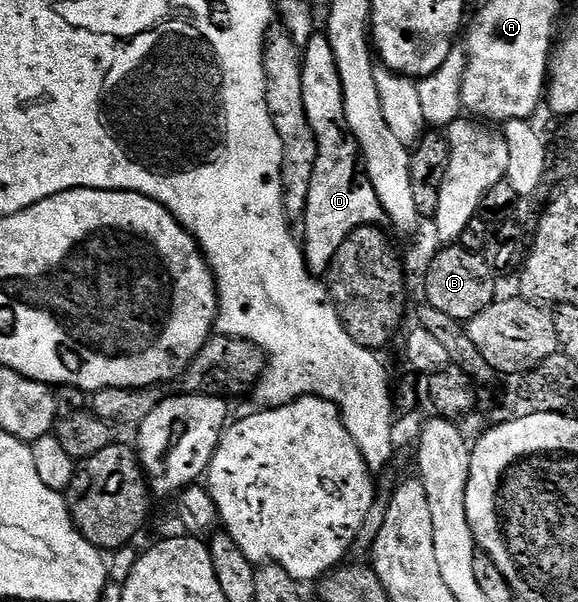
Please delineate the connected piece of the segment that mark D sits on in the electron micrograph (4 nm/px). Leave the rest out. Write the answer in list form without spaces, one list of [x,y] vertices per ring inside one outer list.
[[[327,34],[314,35],[302,47],[302,101],[306,101],[306,117],[310,121],[318,149],[314,177],[310,177],[310,197],[306,201],[306,213],[302,220],[302,250],[309,272],[324,277],[327,276],[328,266],[338,245],[346,241],[352,230],[383,224],[386,216],[378,201],[378,193],[374,193],[374,185],[362,166],[360,147],[346,125],[342,77],[338,77],[334,49],[330,49]]]

